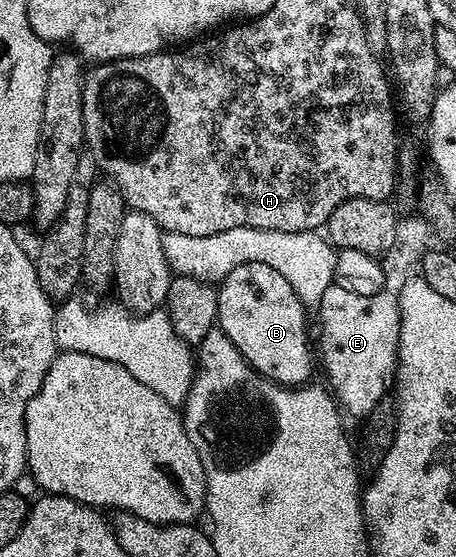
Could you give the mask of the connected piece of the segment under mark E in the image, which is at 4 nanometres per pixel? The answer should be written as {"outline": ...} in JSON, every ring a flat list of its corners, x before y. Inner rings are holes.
{"outline":[[331,285,320,292,317,322,321,325,321,335,315,338,319,362,325,365,325,374,329,377,327,386,338,407,346,415,354,414,357,420,361,420,390,393,394,385,401,304,398,295,389,294,388,289,380,290,375,296,359,296,347,288]]}

